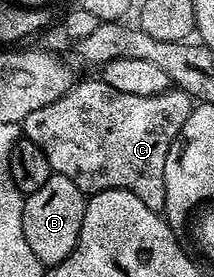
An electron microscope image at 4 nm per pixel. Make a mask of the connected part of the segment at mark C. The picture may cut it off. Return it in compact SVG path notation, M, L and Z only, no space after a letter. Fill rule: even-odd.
M101 78L80 79L66 94L57 98L57 102L49 102L49 106L41 106L41 110L33 110L33 114L26 116L21 125L21 132L26 139L33 142L33 146L45 150L45 158L49 158L49 166L54 175L69 178L69 182L77 185L84 194L94 194L105 190L125 190L129 194L137 194L137 198L141 198L141 202L145 202L145 206L149 206L149 210L162 213L165 206L165 158L169 154L171 143L179 136L179 131L185 126L192 107L193 101L190 94L182 92L177 87L172 87L161 94L146 96L145 94L125 94L122 90L113 90L113 86L109 86Z

